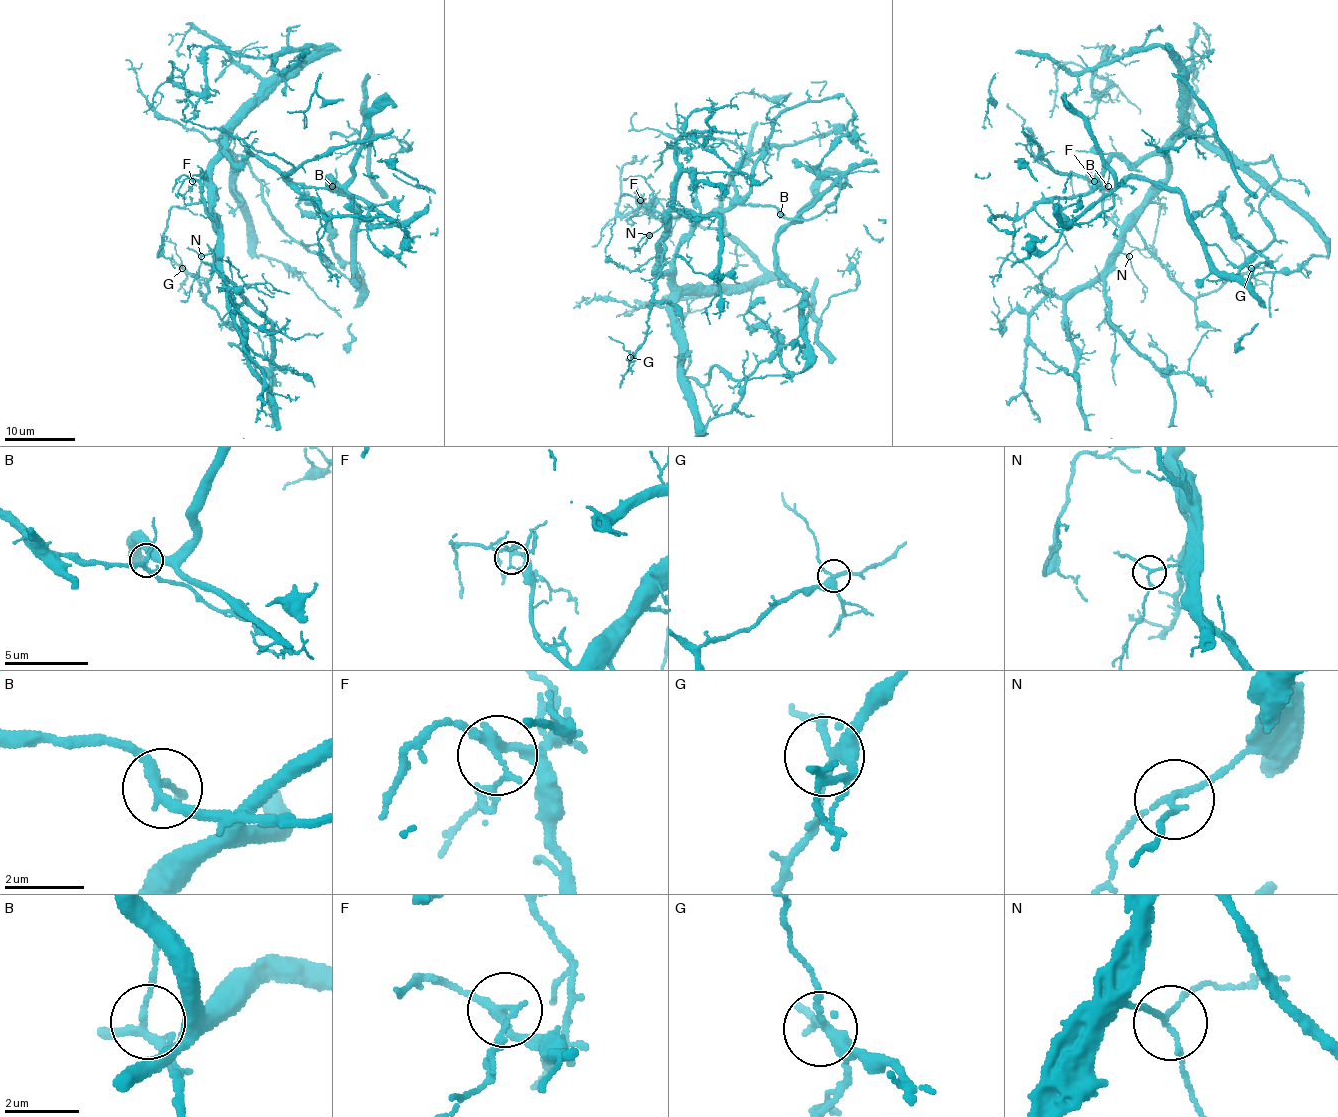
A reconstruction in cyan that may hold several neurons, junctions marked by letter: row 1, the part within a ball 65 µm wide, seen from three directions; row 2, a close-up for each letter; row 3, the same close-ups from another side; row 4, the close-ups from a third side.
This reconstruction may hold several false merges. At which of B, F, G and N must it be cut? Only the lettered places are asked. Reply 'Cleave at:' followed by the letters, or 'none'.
Cleave at: none

